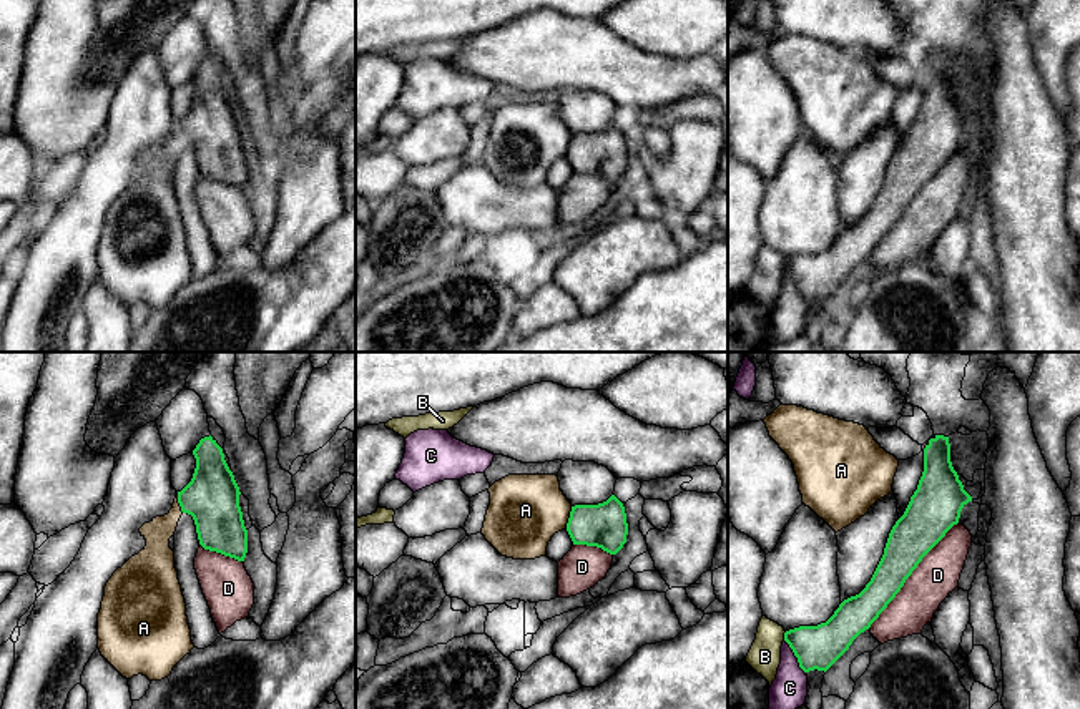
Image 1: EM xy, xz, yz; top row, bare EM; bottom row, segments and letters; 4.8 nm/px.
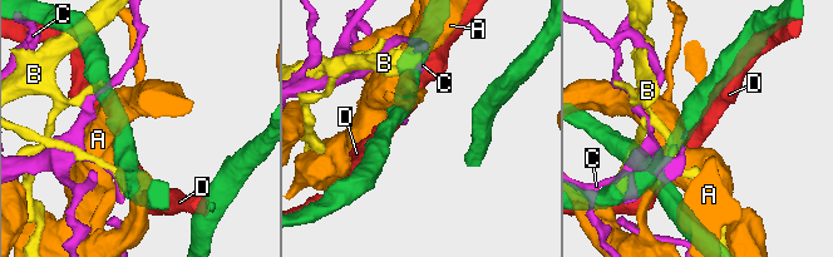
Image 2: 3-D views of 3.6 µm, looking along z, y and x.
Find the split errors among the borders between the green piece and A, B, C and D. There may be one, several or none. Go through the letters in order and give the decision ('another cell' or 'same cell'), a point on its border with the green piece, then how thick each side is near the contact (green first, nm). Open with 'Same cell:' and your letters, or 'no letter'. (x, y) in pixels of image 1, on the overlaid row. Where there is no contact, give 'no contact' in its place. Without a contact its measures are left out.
Same cell: D
A: another cell; meets green in xz at (569, 518); 220 nm thick on the green side, 360 nm on the other
B: another cell; meets green in yz at (785, 636); 220 nm thick on the green side, 160 nm on the other
C: another cell; meets green in yz at (795, 655); 220 nm thick on the green side, 180 nm on the other
D: same cell; meets green in yz at (911, 573); 220 nm thick on the green side, 200 nm on the other

